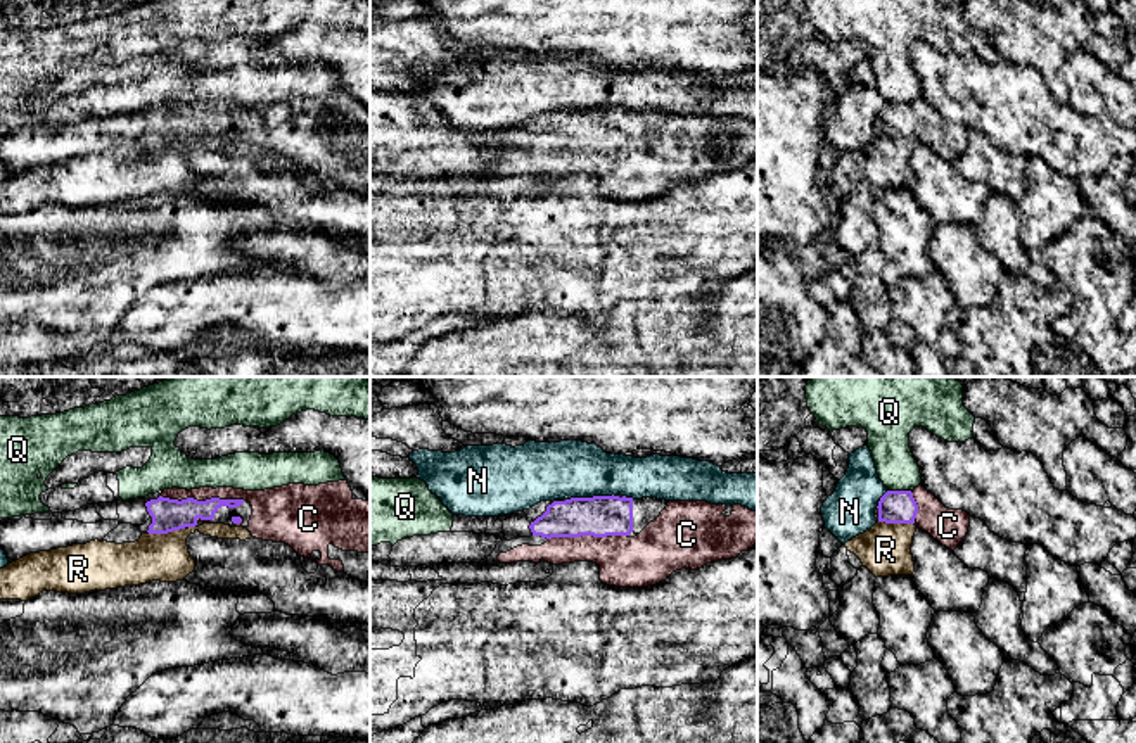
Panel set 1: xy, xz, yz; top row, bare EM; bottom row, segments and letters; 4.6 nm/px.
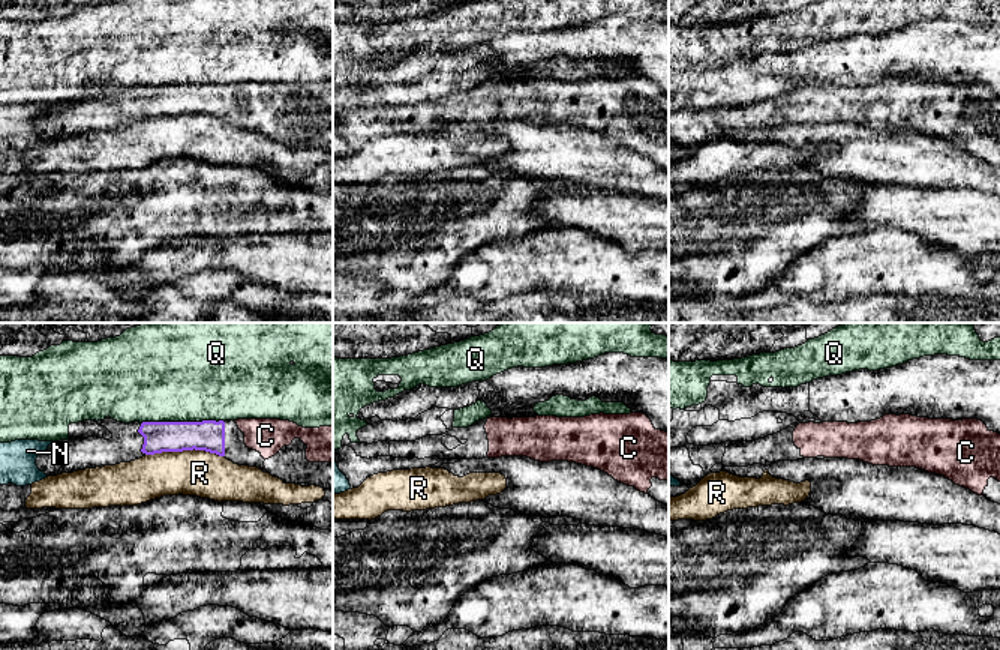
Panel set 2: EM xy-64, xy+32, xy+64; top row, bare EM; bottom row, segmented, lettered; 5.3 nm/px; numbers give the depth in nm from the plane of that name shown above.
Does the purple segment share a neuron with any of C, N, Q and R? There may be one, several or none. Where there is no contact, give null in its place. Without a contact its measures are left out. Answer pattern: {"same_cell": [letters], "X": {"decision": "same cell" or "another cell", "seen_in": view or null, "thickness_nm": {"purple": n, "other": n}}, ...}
{"same_cell": ["C"], "C": {"decision": "same cell", "seen_in": "xy", "thickness_nm": {"purple": 150, "other": 80}}, "N": {"decision": "another cell", "seen_in": "xz", "thickness_nm": {"purple": 190, "other": 280}}, "Q": {"decision": "another cell", "seen_in": "yz", "thickness_nm": {"purple": 160, "other": 190}}, "R": {"decision": "another cell", "seen_in": "xy", "thickness_nm": {"purple": 150, "other": 220}}}

